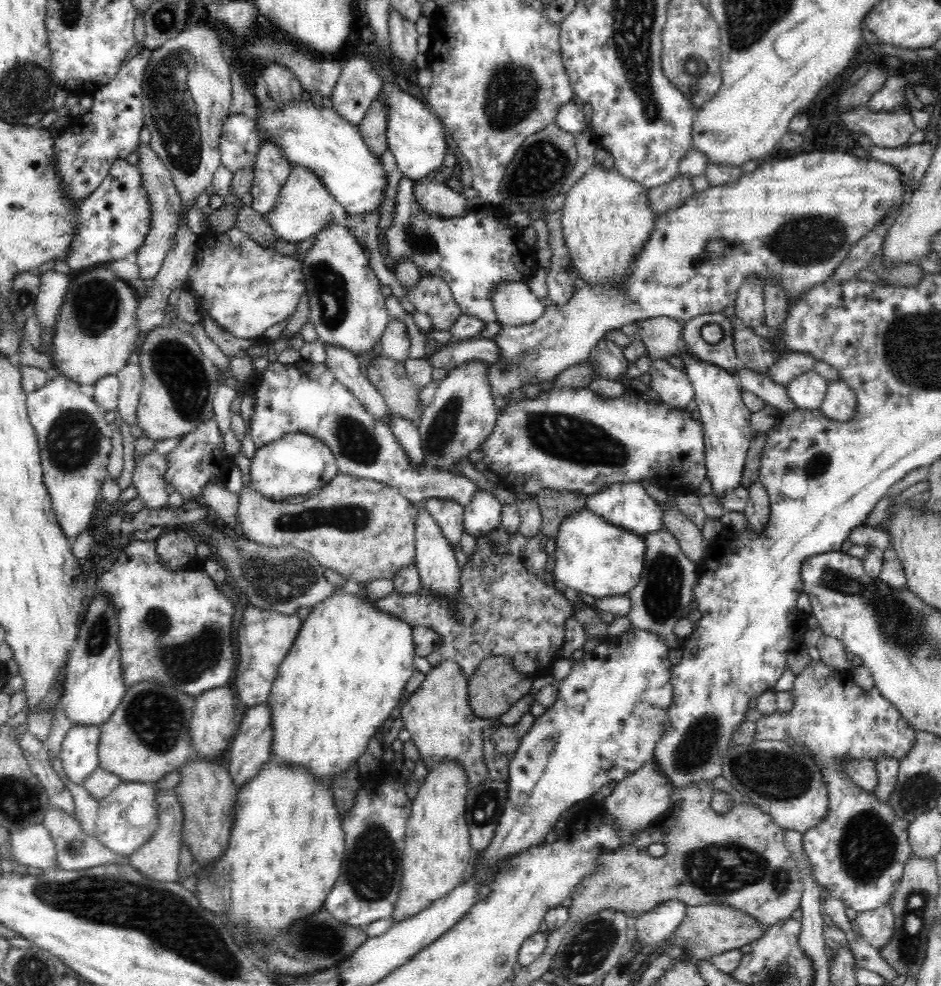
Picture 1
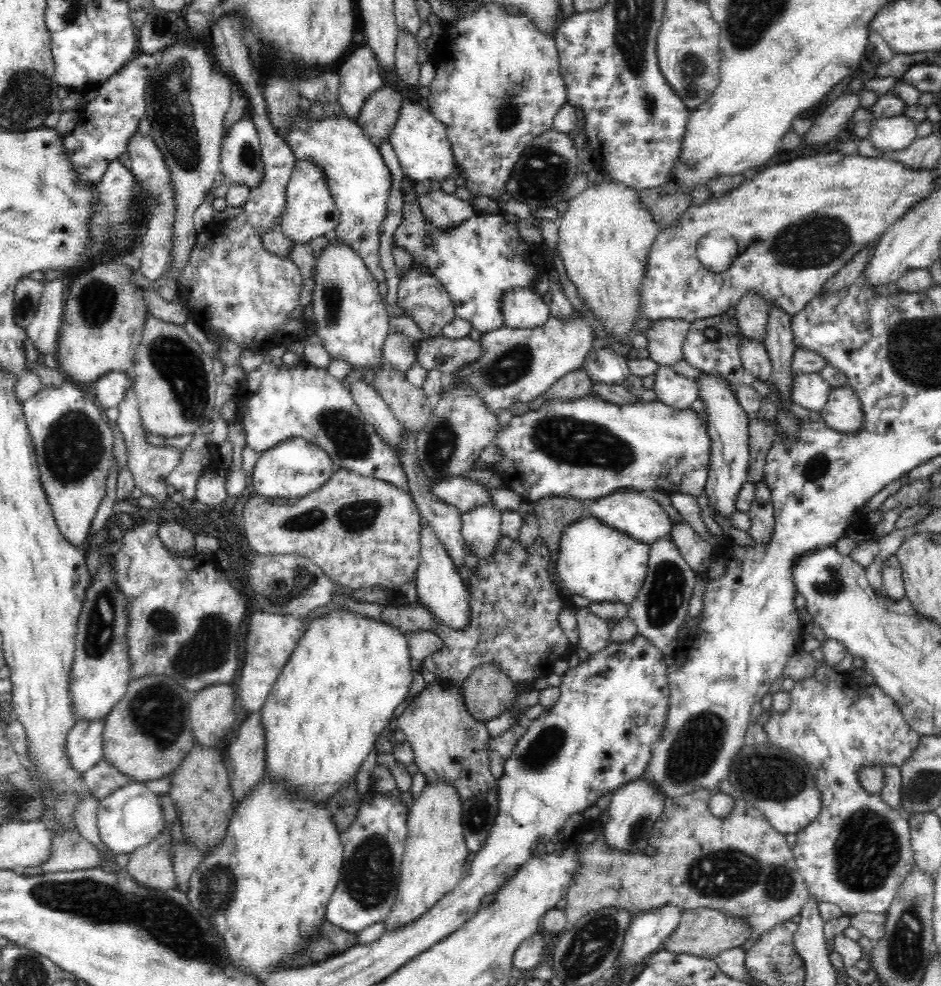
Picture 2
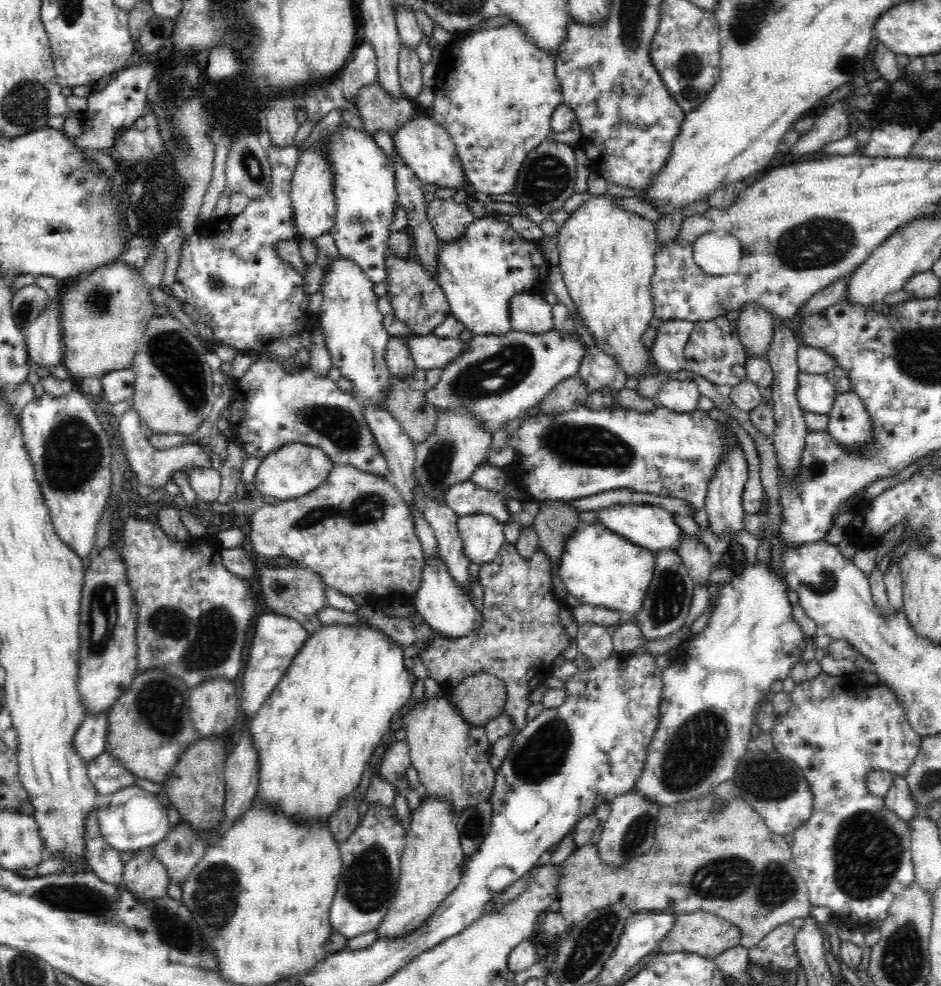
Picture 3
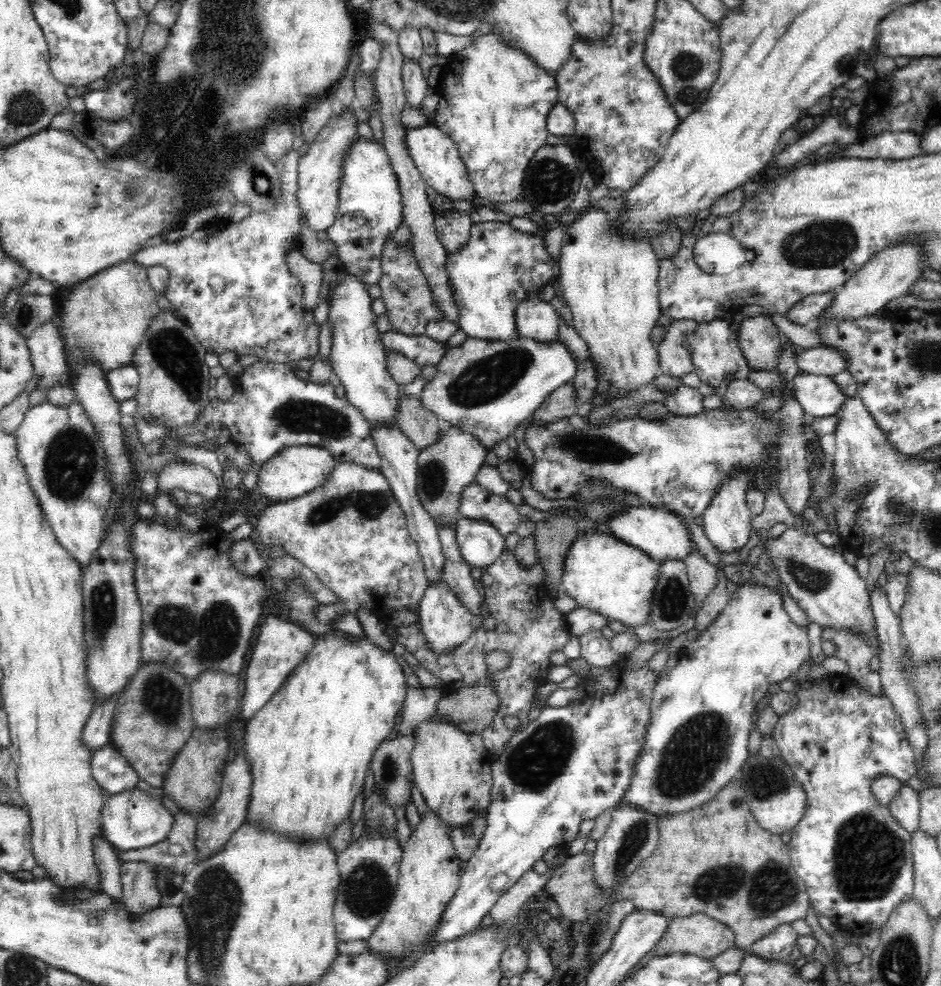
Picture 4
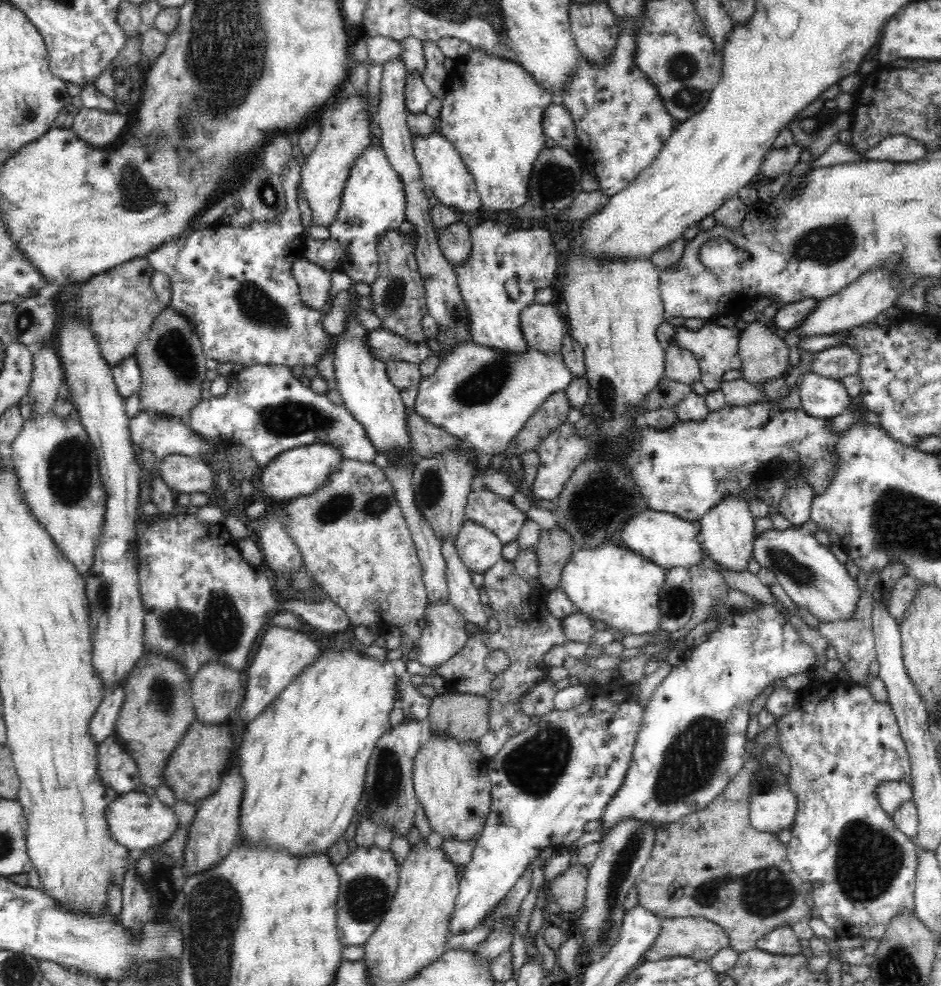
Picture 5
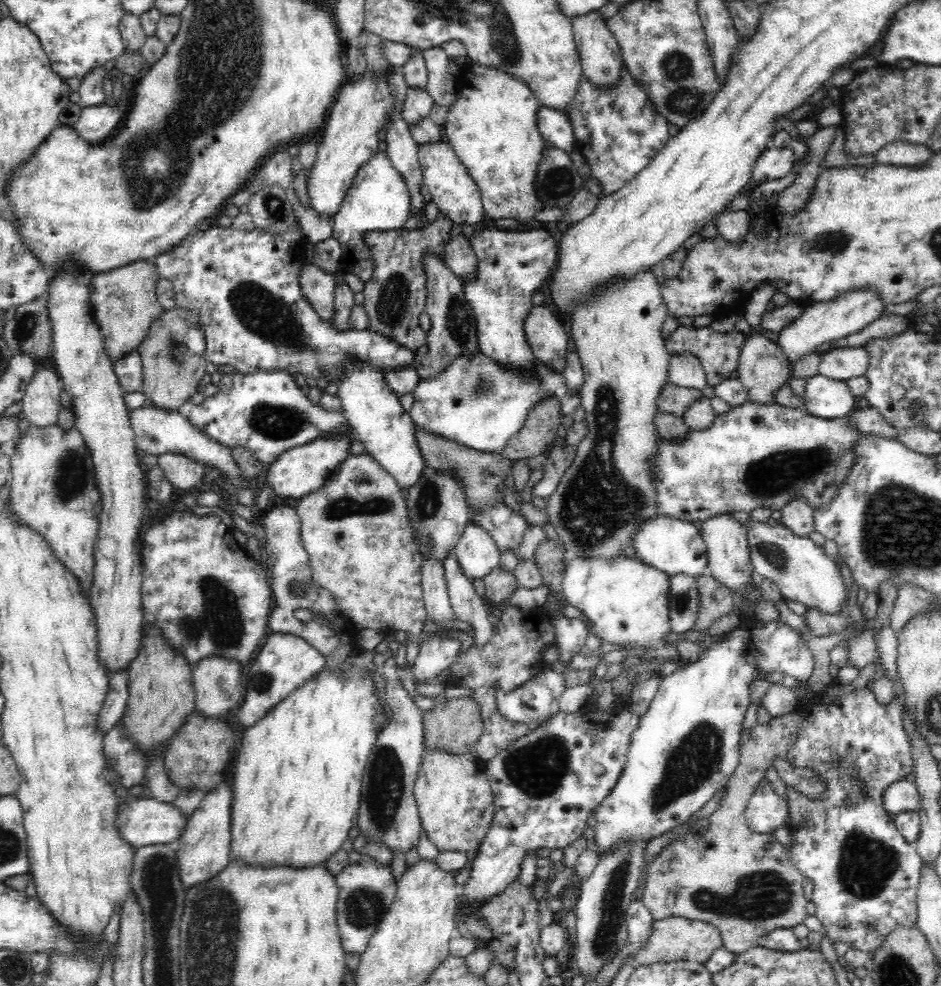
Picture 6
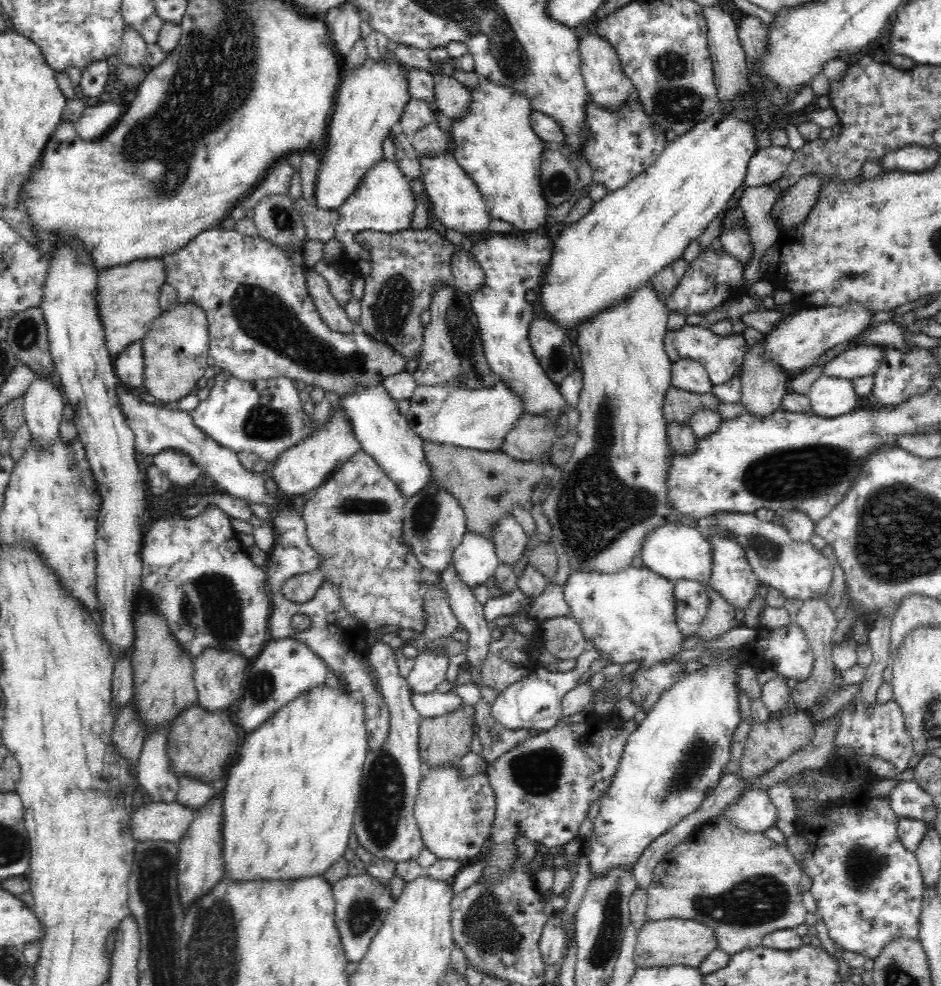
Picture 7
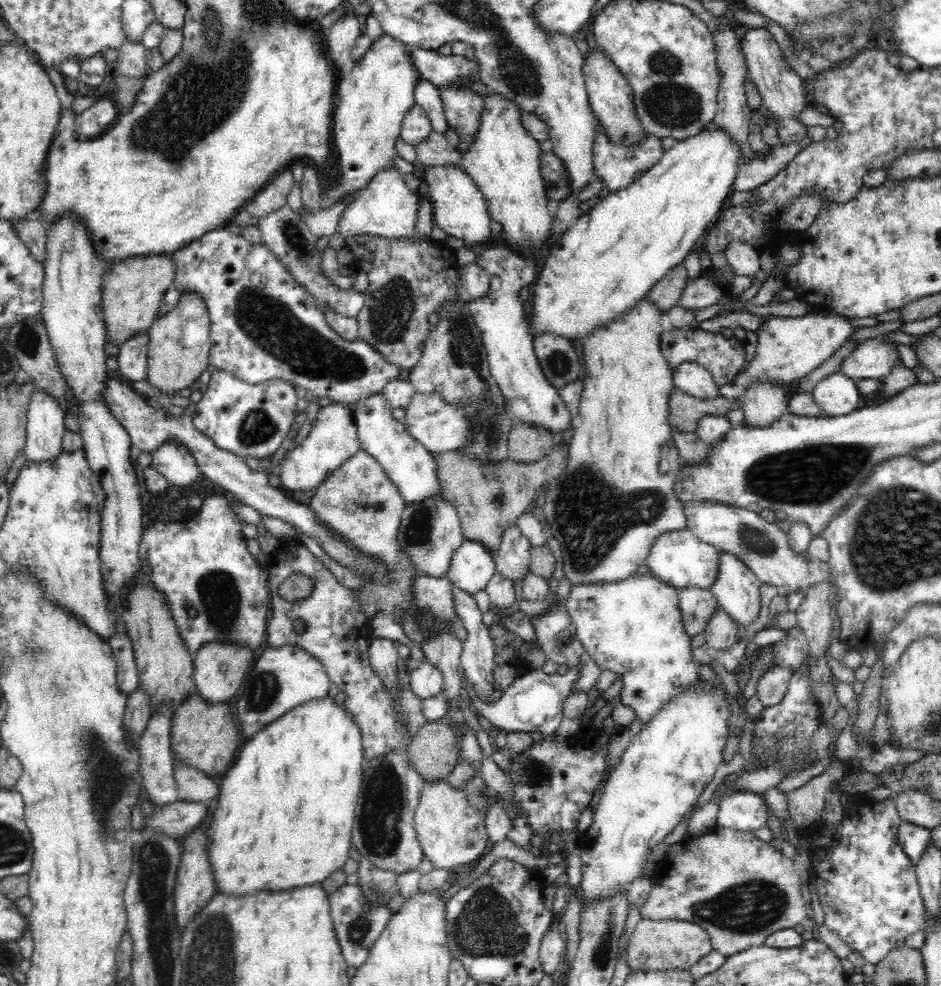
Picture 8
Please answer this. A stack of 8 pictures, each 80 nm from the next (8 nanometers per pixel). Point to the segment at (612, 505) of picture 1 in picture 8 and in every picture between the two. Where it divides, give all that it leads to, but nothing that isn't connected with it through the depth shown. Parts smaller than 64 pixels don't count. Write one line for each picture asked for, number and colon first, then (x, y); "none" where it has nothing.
2: (632, 512)
3: (650, 526)
4: (661, 534)
5: (666, 540)
6: (672, 546)
7: (676, 552)
8: (677, 558)

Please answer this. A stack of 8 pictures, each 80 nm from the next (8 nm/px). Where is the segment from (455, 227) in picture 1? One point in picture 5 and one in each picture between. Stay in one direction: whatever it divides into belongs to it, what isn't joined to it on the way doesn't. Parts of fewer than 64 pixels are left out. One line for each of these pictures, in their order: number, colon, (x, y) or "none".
2: (477, 262)
3: (479, 274)
4: (498, 259)
5: (528, 257)

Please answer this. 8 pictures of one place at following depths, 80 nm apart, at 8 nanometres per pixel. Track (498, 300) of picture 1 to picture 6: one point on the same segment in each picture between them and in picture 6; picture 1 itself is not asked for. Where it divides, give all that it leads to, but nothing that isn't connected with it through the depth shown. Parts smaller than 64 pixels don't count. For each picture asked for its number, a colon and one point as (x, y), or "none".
2: (522, 308)
3: (532, 314)
4: (537, 320)
5: (542, 325)
6: (544, 330)

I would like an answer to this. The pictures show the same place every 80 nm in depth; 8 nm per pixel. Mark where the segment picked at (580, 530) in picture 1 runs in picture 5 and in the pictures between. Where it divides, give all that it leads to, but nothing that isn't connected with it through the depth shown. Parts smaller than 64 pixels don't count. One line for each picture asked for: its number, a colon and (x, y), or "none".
2: (595, 561)
3: (600, 568)
4: (601, 573)
5: (612, 583)

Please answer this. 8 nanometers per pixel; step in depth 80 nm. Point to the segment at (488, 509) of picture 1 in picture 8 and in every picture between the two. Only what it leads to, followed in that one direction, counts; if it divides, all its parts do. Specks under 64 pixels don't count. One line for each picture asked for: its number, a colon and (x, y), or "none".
2: (481, 528)
3: (482, 536)
4: (480, 545)
5: (479, 549)
6: (476, 552)
7: (474, 559)
8: (471, 567)

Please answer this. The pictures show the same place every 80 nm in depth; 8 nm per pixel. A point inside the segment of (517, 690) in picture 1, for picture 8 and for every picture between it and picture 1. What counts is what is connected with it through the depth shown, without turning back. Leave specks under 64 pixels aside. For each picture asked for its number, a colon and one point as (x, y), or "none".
2: (488, 692)
3: (479, 699)
4: (471, 710)
5: (464, 718)
6: (455, 727)
7: (442, 742)
8: (432, 754)

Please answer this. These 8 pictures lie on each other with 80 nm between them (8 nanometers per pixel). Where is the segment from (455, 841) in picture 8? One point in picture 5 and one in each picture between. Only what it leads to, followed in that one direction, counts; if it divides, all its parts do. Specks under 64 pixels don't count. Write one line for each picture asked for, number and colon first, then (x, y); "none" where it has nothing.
5: (450, 781)
6: (455, 803)
7: (455, 814)

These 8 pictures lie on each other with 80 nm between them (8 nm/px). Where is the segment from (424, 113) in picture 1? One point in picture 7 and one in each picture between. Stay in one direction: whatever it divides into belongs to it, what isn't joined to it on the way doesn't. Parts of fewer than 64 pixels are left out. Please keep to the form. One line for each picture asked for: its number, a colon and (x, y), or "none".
2: (424, 151)
3: (423, 145)
4: (436, 156)
5: (443, 171)
6: (453, 190)
7: (455, 201)

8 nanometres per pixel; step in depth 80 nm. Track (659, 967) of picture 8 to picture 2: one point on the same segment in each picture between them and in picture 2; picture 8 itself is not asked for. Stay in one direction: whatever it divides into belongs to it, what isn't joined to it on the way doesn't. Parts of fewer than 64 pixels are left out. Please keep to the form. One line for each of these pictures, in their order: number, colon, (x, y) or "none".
2: (706, 933)
3: (707, 935)
4: (698, 934)
5: (696, 937)
6: (671, 939)
7: (669, 942)

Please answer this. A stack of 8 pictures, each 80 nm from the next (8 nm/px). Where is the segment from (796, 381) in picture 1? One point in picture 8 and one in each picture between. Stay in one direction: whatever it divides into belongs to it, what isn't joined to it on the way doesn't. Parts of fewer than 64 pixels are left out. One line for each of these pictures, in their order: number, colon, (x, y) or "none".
2: (811, 391)
3: (815, 393)
4: (819, 395)
5: (823, 397)
6: (824, 397)
7: (831, 396)
8: (837, 394)

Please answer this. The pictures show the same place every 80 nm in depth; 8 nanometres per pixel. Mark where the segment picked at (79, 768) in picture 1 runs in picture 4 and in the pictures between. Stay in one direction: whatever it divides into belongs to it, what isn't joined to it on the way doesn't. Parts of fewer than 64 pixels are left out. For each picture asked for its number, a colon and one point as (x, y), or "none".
2: (84, 748)
3: (90, 741)
4: (97, 732)

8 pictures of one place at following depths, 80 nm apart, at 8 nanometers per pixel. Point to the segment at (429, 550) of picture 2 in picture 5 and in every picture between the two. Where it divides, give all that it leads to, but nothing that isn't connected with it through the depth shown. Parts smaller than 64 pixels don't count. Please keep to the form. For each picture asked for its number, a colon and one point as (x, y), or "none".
3: (439, 601)
4: (445, 623)
5: (444, 635)

